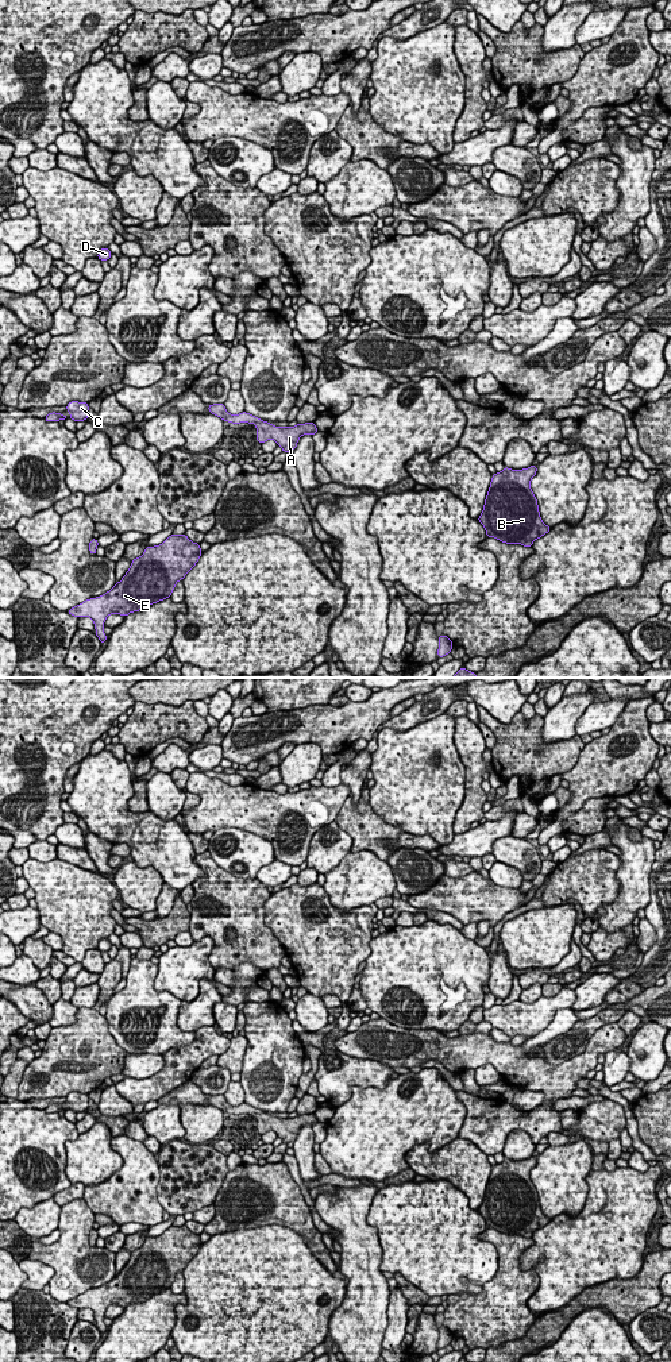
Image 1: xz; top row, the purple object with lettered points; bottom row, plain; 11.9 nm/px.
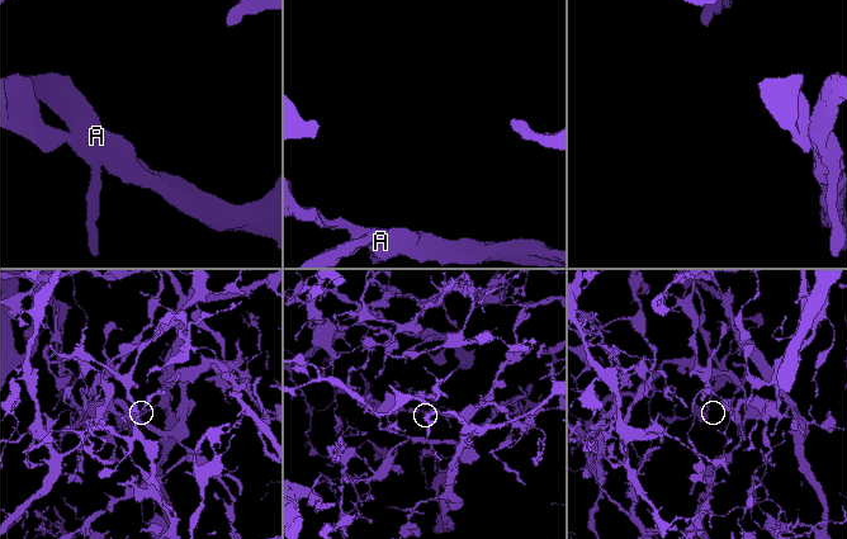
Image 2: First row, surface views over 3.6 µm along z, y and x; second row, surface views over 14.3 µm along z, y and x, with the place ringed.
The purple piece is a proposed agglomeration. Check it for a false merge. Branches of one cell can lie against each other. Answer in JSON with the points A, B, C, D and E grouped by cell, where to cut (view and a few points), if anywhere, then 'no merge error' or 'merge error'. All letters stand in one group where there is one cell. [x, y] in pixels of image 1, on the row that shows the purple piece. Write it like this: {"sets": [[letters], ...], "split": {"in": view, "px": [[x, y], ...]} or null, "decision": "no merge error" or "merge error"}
{"sets": [["A", "B", "C", "D", "E"]], "split": null, "decision": "no merge error"}

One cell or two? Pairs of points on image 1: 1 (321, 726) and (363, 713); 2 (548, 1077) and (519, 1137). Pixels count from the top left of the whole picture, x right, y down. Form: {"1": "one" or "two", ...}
{"1": "one", "2": "two"}

